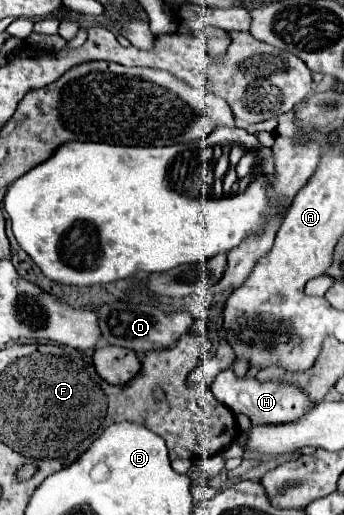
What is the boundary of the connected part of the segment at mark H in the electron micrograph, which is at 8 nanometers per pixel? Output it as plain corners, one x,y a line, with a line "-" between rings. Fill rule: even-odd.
232,368
220,372
212,384
210,384
214,396
218,402
228,406
234,414
246,414
252,422
252,426
268,426
268,424
286,424
286,422
296,422
298,418
306,416
312,408
314,402
304,394
300,388
288,382
280,380
266,380
258,382
254,376
236,376

